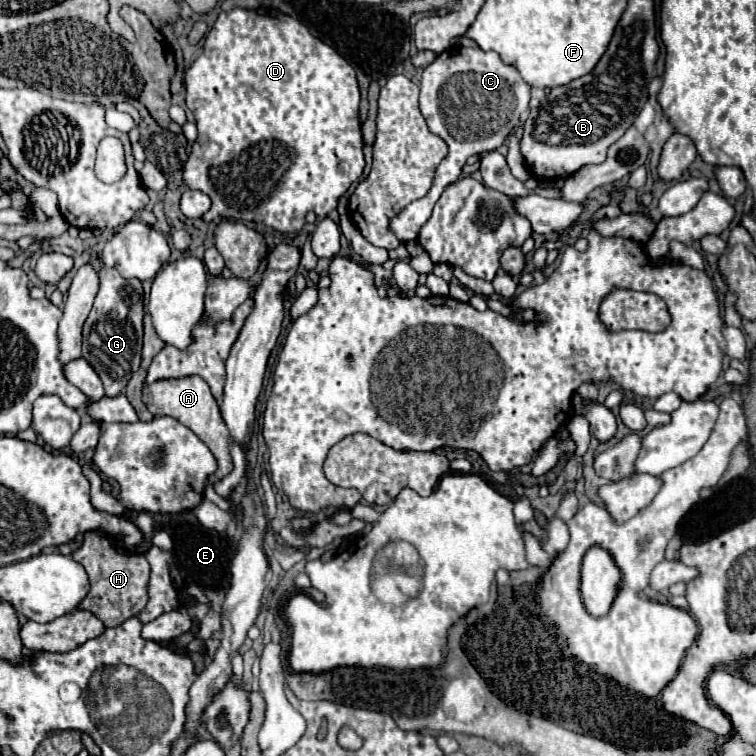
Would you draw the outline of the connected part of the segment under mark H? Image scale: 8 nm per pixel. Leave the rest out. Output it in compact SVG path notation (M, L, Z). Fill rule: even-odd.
M91 530L85 532L85 540L81 548L73 552L73 558L85 568L91 582L91 590L79 604L79 608L93 612L105 624L105 628L115 628L145 608L149 562L143 554L119 554L109 534L101 530Z

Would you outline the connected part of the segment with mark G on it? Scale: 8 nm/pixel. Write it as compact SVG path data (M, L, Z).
M115 268L99 270L99 292L83 326L83 358L99 374L105 394L117 396L141 362L143 344L143 286L137 278L125 280Z

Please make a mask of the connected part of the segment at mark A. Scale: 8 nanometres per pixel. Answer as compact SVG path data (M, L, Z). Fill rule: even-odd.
M187 376L177 380L157 380L153 384L143 384L143 402L153 416L171 416L179 420L183 426L191 428L201 442L207 444L211 454L217 458L217 470L211 480L221 480L233 470L229 454L229 430L221 420L219 406L205 380L201 380L199 376Z

